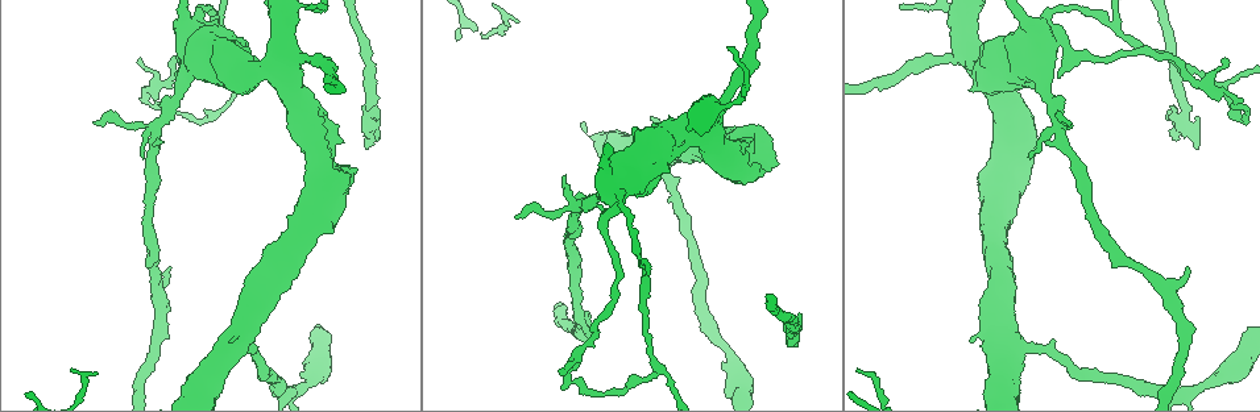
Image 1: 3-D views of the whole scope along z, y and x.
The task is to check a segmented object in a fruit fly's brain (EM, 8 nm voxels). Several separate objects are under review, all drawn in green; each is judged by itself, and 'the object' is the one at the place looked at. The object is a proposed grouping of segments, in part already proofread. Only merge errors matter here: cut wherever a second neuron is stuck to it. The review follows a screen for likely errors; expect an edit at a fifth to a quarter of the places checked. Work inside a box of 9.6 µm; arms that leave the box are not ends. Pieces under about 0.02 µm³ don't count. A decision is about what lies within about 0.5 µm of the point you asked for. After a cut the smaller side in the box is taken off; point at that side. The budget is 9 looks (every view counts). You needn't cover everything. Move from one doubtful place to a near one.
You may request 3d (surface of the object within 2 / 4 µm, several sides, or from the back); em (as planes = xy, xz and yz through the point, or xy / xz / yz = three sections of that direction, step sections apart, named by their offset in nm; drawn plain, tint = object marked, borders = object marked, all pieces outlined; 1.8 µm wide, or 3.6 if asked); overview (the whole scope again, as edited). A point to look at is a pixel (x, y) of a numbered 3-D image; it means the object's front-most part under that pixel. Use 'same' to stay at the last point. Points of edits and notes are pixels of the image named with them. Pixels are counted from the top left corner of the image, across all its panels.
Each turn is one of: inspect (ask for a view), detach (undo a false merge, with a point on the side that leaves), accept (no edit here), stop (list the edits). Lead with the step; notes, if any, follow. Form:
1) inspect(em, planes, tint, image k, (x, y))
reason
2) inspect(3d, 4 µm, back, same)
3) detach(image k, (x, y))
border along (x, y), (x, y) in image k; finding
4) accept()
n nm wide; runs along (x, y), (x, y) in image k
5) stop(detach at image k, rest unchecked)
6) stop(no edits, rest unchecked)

inspect(em, xz, step 8, tint, image 1, (1235, 100))
thick turns thin

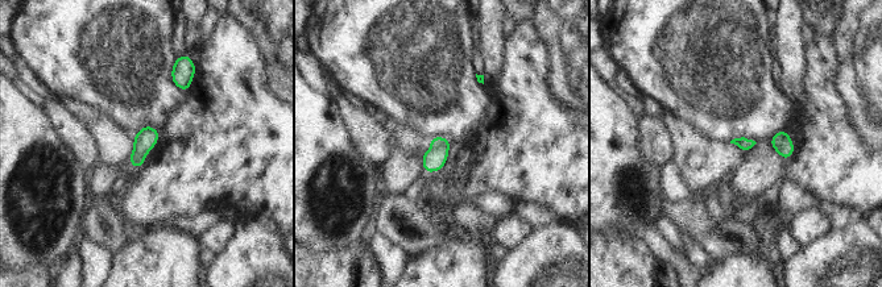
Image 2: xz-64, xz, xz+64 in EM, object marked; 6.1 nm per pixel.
inspect(em, planes, borders, same)

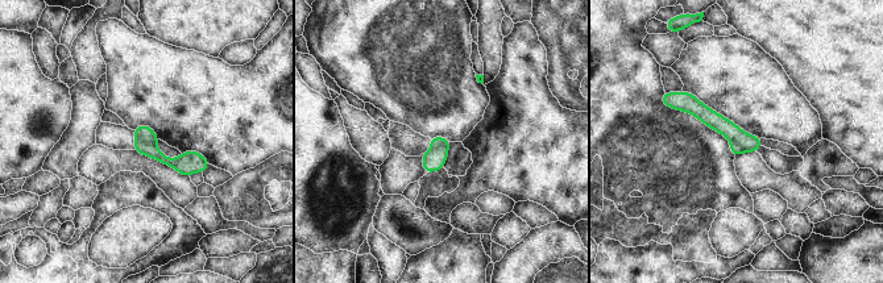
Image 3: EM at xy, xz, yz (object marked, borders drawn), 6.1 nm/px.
detach(image 3, (179, 163))
the part that leaves runs along (137, 148), (171, 163), (204, 165) in image 3; two neurons meet here

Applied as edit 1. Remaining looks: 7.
inspect(overview)

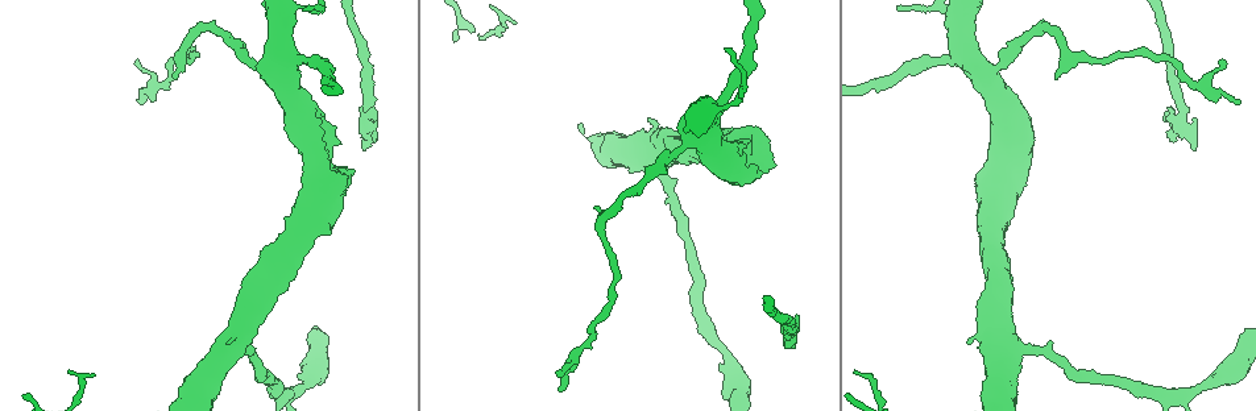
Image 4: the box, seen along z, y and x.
inspect(3d, 4 µm, back, image 4, (1017, 351))
three-way junction

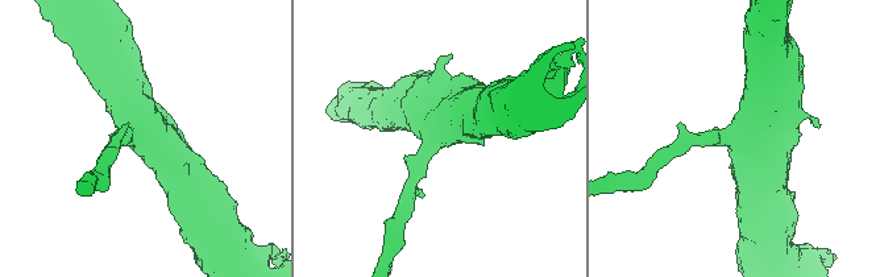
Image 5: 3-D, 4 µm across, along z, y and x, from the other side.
inspect(em, yz, step 8, tint, image 5, (437, 138))
shape alone is not enough

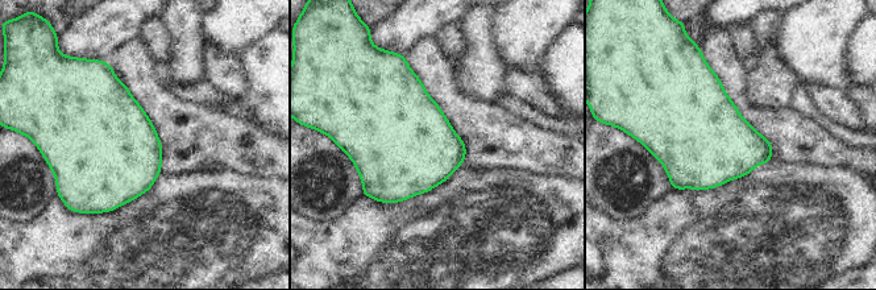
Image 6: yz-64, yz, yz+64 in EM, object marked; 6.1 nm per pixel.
inspect(em, planes, tint, same)

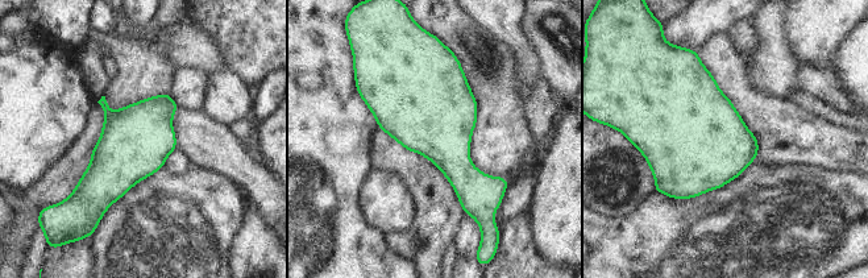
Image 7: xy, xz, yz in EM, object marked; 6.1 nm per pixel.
accept()
one neuron here

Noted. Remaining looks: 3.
stop(detach at image 3, rest unchecked)

